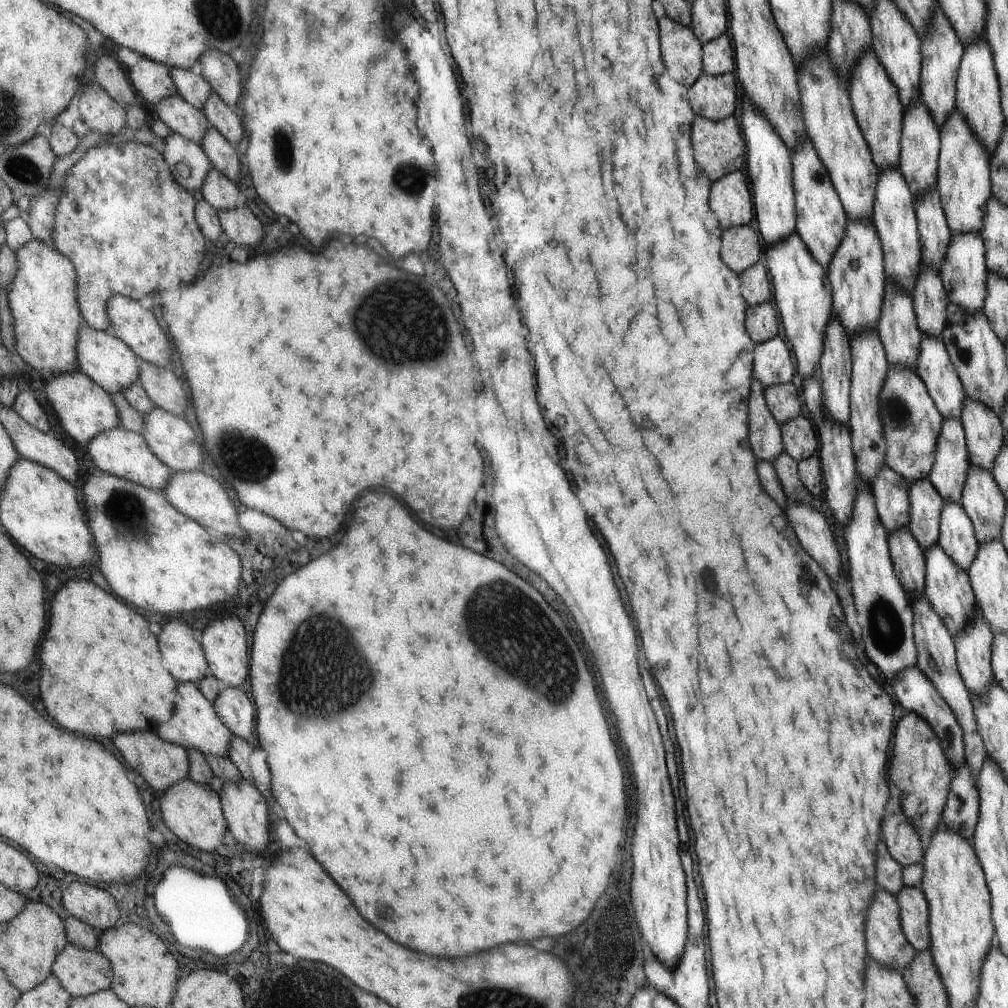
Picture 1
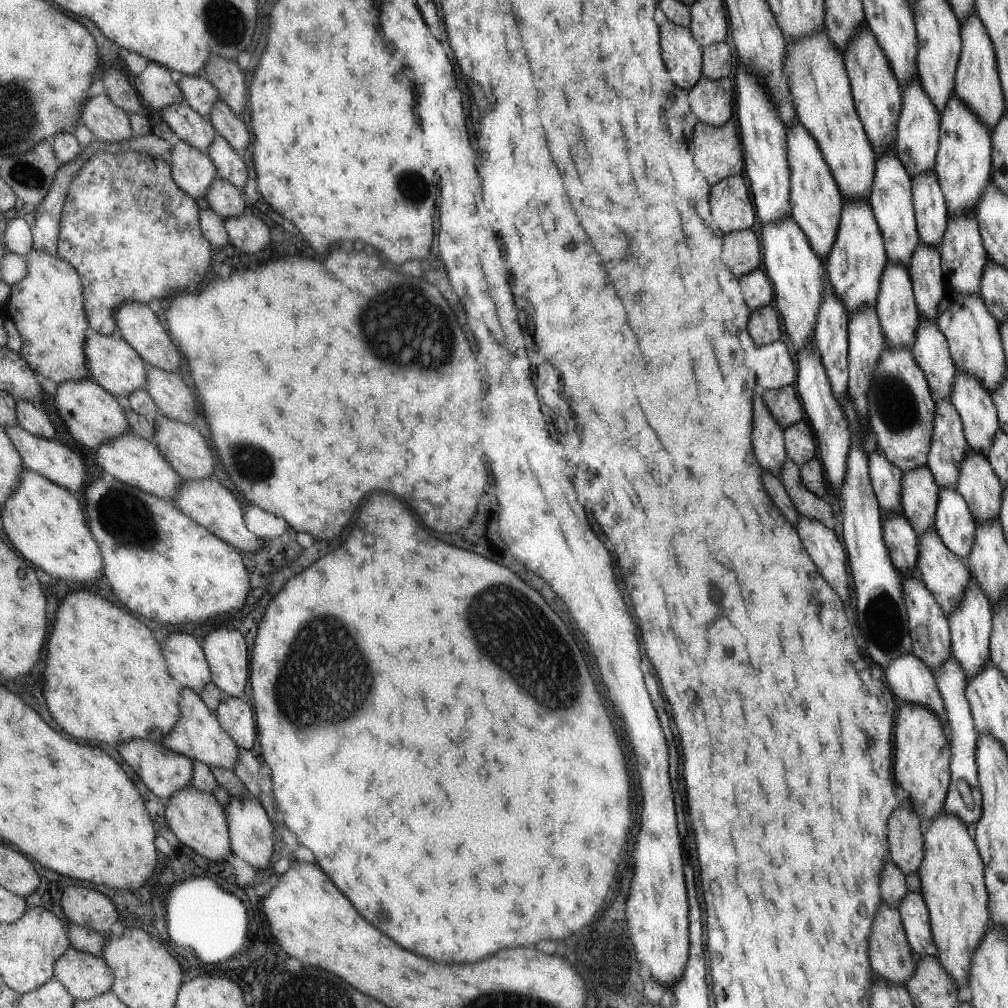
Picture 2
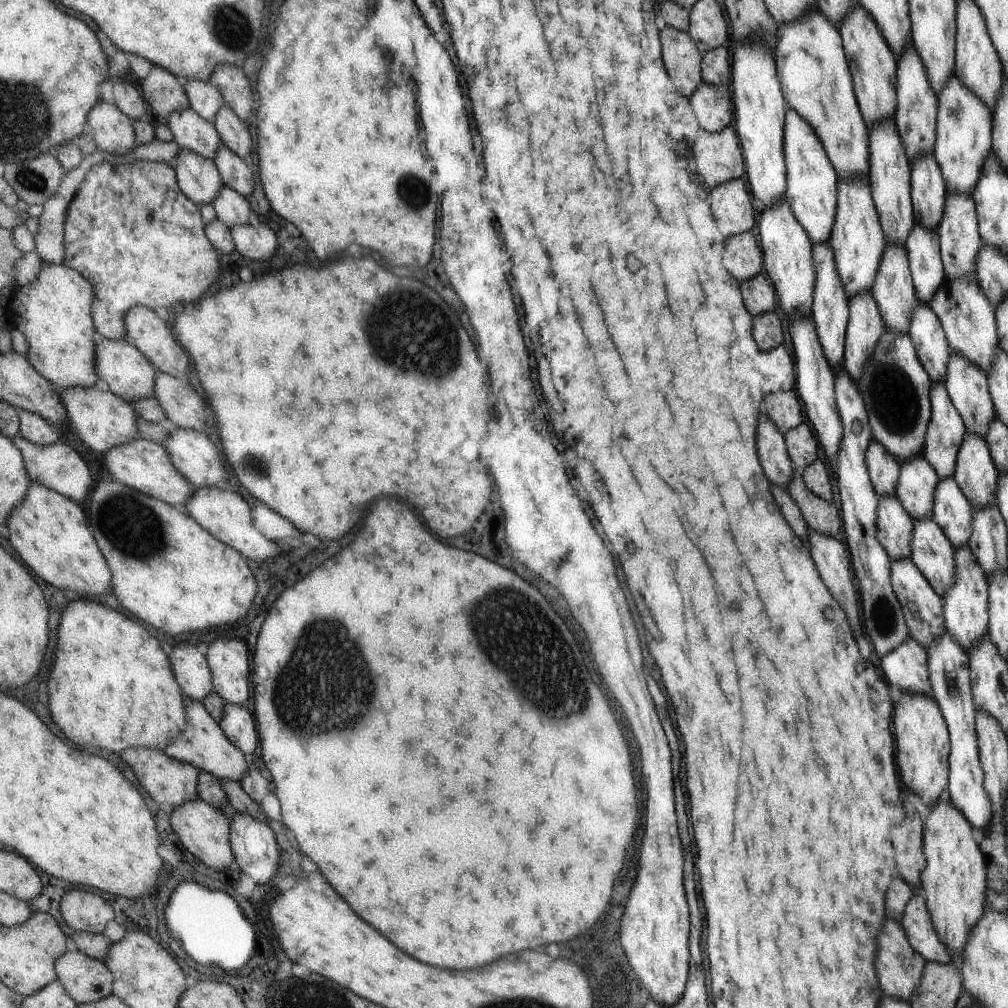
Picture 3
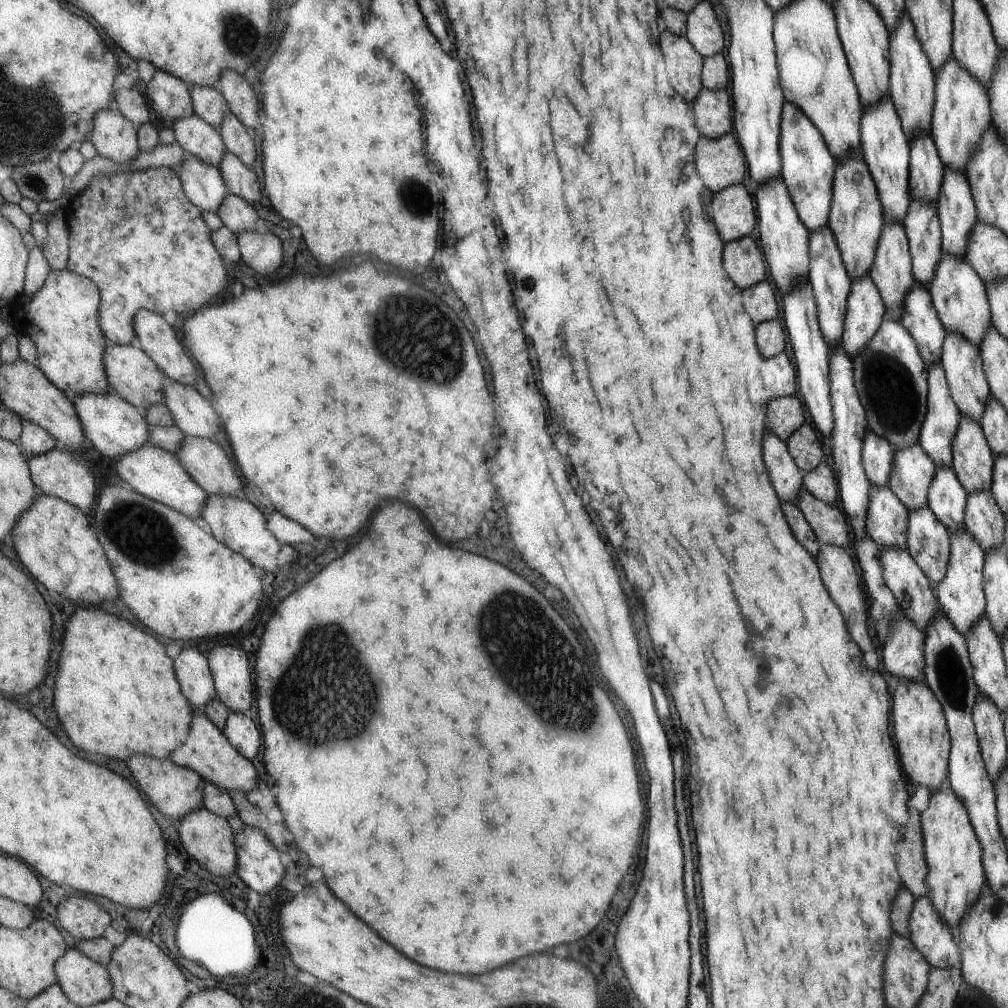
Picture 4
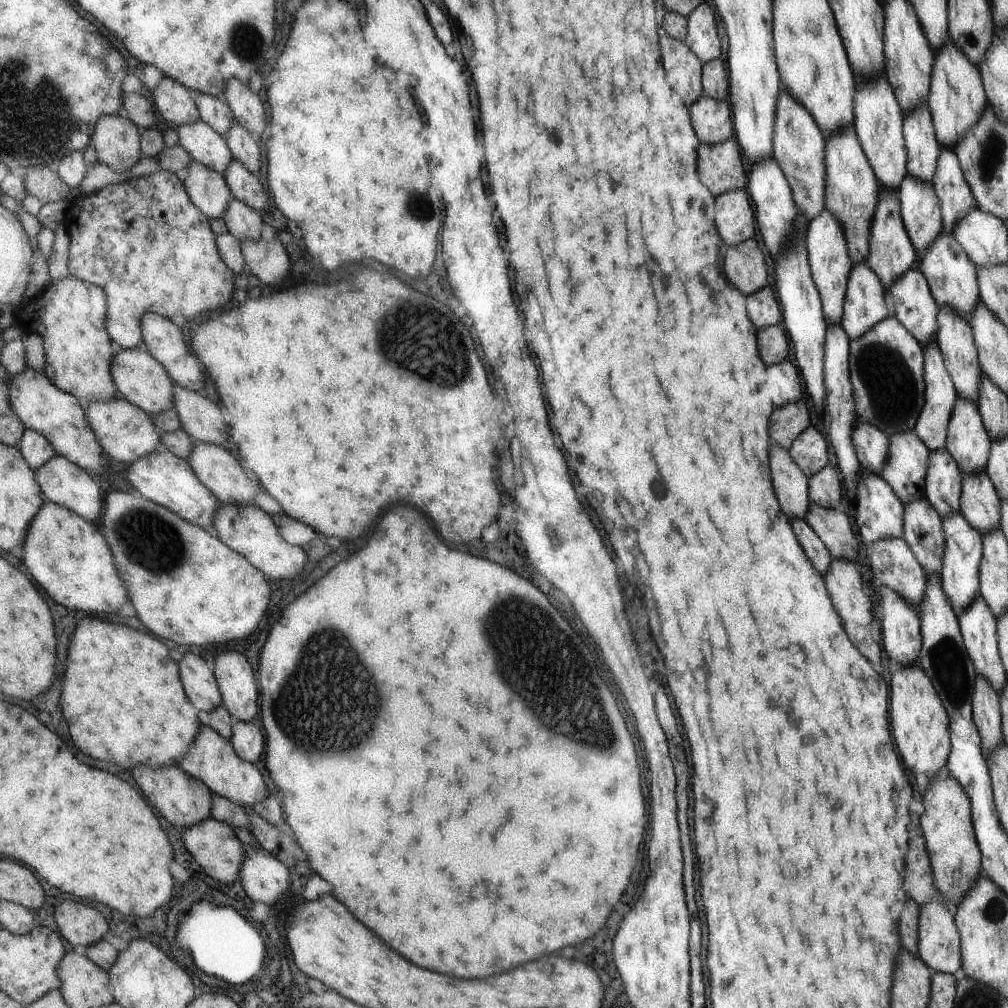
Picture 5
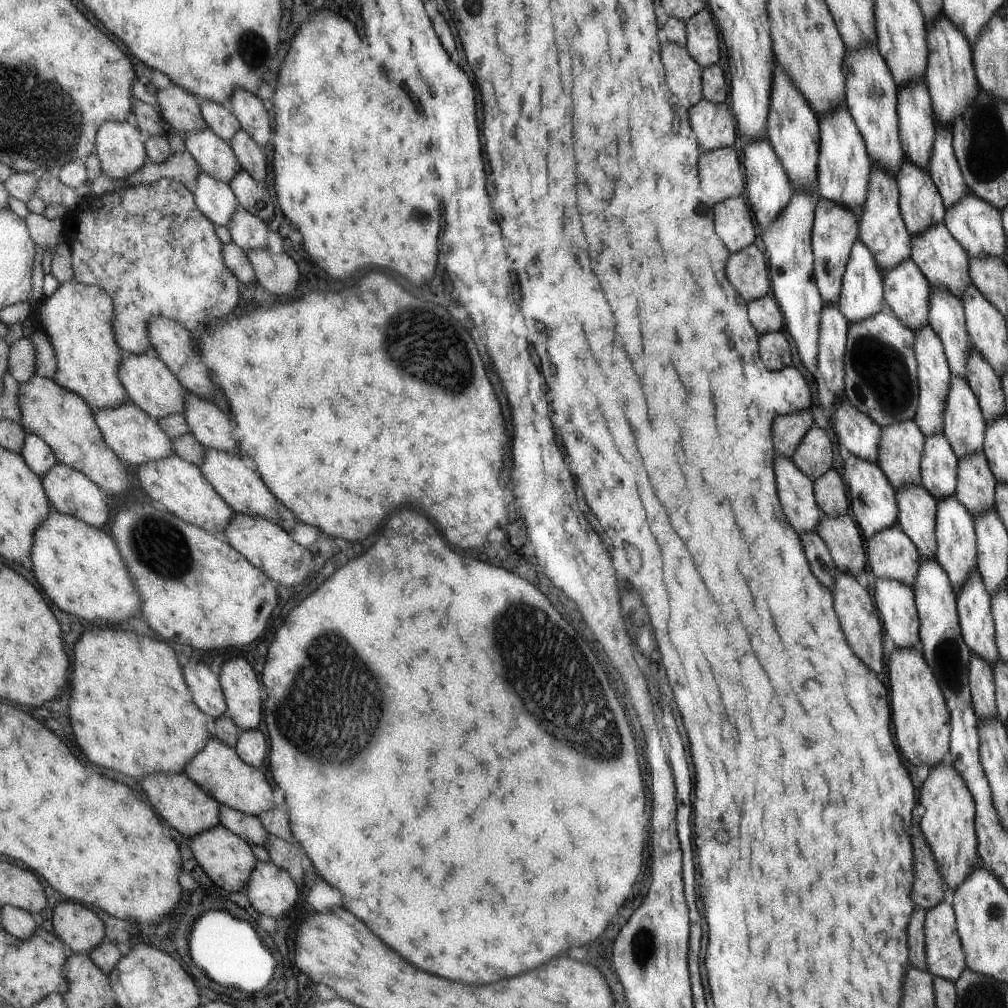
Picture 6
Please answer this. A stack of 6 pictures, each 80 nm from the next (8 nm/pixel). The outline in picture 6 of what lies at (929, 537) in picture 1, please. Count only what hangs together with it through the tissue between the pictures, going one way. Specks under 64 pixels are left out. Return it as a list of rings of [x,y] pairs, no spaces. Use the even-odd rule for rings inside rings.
[[[899,421],[898,423],[881,428],[881,438],[878,442],[878,460],[883,474],[895,489],[905,484],[917,486],[921,481],[921,458],[925,438],[917,424],[911,421]]]

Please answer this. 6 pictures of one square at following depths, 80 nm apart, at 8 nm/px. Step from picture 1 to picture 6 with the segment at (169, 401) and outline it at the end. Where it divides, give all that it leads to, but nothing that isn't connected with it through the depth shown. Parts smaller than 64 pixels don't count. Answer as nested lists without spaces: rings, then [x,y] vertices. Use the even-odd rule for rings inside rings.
[[[185,392],[185,409],[181,414],[191,433],[205,449],[235,452],[236,436],[232,432],[229,416],[211,400]]]

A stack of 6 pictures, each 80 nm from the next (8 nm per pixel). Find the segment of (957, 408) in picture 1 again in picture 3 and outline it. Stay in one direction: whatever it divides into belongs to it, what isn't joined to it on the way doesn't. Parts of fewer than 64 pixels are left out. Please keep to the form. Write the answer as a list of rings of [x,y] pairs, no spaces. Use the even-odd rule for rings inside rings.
[[[916,300],[908,330],[917,348],[919,362],[930,375],[931,382],[945,382],[951,350],[937,315],[927,304]]]

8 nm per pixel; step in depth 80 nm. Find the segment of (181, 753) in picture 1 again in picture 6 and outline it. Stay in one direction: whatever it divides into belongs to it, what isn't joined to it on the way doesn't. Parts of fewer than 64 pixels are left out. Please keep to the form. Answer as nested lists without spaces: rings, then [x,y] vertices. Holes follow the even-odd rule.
[[[183,771],[175,774],[147,774],[147,778],[139,778],[139,784],[155,810],[159,810],[159,816],[188,839],[221,822],[218,802]]]

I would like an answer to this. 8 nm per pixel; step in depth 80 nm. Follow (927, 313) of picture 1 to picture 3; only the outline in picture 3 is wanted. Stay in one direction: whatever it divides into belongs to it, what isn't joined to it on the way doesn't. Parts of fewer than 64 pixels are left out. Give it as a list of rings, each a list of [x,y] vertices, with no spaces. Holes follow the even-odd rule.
[[[915,221],[904,248],[909,259],[915,296],[921,303],[928,304],[940,285],[945,283],[938,234],[936,230],[924,229]]]

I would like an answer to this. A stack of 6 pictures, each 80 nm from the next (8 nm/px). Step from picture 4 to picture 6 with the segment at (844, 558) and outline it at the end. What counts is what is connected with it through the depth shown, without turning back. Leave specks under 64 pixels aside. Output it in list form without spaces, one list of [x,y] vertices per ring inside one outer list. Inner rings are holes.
[[[837,573],[833,579],[833,594],[835,594],[835,610],[839,610],[839,622],[843,622],[843,630],[847,630],[847,642],[855,646],[855,654],[875,670],[875,674],[883,674],[883,650],[881,650],[881,626],[873,602],[867,590],[857,584],[855,577],[849,573]]]

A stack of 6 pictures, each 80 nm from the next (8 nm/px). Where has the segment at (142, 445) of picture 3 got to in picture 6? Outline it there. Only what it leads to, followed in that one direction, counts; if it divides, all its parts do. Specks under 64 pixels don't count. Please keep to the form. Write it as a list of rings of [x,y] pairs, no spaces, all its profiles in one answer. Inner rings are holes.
[[[174,453],[158,461],[144,462],[134,469],[134,472],[137,474],[141,488],[152,502],[209,534],[221,532],[233,518],[233,508],[217,494],[210,482],[207,482],[199,467]]]

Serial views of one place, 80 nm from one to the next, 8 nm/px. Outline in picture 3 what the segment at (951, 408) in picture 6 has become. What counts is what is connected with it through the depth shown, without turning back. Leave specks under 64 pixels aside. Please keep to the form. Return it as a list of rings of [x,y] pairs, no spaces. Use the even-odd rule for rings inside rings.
[[[965,430],[953,477],[971,507],[981,509],[987,505],[997,506],[998,475],[986,442]]]

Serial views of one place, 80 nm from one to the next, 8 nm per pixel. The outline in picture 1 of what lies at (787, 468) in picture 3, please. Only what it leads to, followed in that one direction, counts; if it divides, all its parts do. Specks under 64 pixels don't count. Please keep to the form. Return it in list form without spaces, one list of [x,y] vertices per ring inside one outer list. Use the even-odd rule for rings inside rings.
[[[751,381],[751,446],[759,460],[772,460],[782,450],[782,431],[779,423],[770,413],[766,402],[763,402],[763,386],[759,381]]]

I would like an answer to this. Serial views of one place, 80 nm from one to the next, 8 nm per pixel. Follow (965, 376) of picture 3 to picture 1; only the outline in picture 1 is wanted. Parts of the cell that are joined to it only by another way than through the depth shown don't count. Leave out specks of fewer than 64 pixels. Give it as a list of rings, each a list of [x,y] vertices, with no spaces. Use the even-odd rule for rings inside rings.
[[[964,396],[960,422],[965,431],[967,456],[971,467],[989,471],[1002,448],[1002,423],[990,408]]]

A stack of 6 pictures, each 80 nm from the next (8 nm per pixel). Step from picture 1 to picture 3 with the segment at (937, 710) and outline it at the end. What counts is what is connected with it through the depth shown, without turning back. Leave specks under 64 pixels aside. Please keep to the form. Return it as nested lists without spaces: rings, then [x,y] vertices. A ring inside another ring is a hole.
[[[909,634],[897,649],[881,657],[881,670],[900,692],[932,698],[926,650]]]

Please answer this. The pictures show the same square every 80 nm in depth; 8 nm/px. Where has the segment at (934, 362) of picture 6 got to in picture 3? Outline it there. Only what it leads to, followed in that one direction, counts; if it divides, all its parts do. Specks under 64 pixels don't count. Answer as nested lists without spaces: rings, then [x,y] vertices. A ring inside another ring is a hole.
[[[943,381],[932,384],[930,402],[931,418],[926,430],[926,442],[924,443],[921,456],[934,467],[939,479],[953,477],[958,450],[962,446],[964,438],[965,423],[958,413],[958,409],[951,402],[950,395],[947,394]]]

